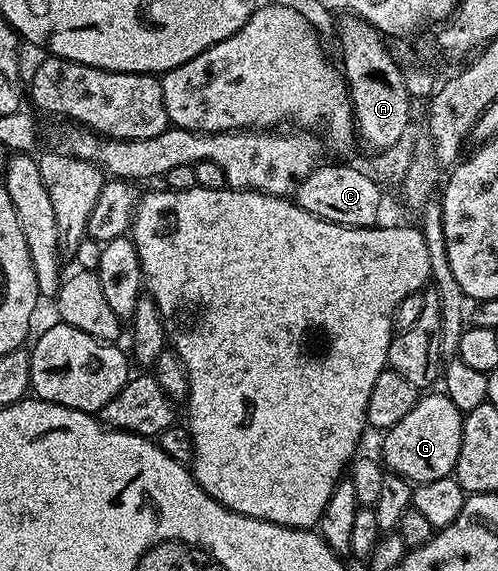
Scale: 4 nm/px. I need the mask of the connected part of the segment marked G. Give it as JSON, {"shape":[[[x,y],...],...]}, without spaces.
{"shape":[[[434,392],[419,396],[412,411],[408,411],[408,415],[400,419],[400,423],[381,434],[381,464],[389,472],[400,475],[415,486],[451,476],[460,455],[464,414],[458,410],[456,403],[452,403],[452,399],[446,397],[445,392]]]}

